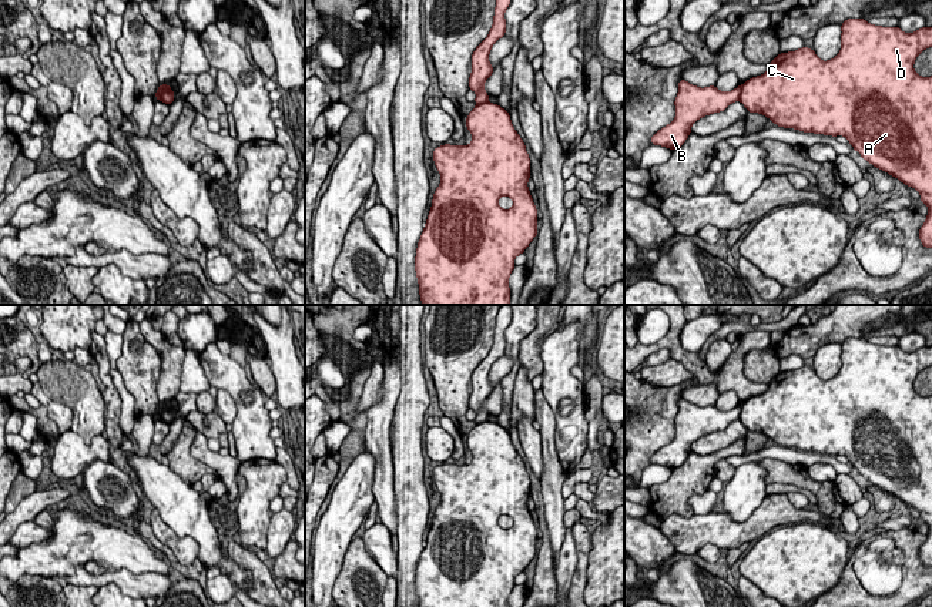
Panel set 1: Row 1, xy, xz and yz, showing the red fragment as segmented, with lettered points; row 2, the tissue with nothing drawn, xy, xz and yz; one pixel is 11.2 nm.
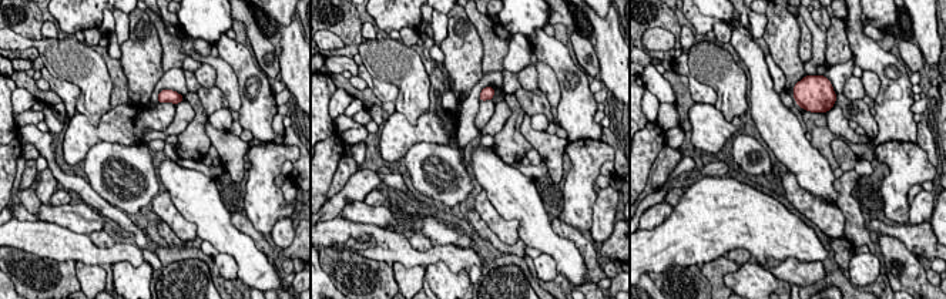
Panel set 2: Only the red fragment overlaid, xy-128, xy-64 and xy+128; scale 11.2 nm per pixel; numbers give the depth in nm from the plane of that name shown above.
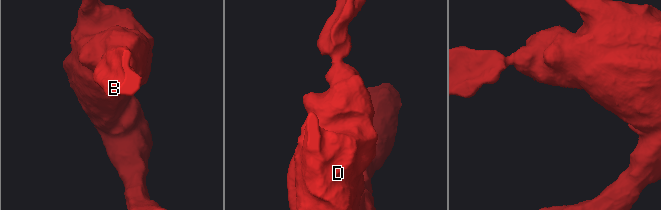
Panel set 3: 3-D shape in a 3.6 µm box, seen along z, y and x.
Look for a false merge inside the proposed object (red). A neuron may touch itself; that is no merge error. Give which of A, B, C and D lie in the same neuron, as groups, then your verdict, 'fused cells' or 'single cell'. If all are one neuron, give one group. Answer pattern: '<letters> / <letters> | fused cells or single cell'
A C D / B | fused cells

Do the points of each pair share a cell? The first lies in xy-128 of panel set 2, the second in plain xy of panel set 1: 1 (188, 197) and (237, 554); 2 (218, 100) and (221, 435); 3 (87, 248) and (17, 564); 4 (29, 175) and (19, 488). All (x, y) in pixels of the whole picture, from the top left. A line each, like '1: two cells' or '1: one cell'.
1: two cells
2: one cell
3: two cells
4: one cell

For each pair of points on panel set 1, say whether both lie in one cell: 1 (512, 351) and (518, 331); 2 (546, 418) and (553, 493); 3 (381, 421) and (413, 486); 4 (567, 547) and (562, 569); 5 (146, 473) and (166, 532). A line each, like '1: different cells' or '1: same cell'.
1: same cell
2: same cell
3: different cells
4: same cell
5: different cells

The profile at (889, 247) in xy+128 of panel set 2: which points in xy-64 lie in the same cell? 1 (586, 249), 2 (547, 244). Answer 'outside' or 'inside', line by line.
1: inside
2: outside

